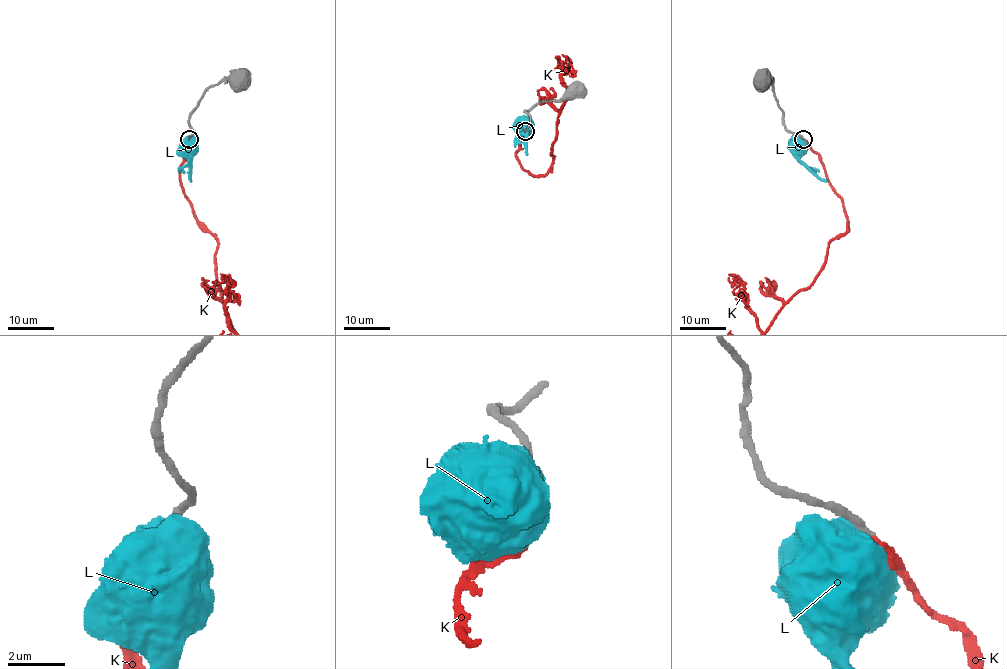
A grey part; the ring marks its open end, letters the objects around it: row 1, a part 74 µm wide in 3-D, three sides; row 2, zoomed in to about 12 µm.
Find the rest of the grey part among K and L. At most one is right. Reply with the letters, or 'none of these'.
none of these

